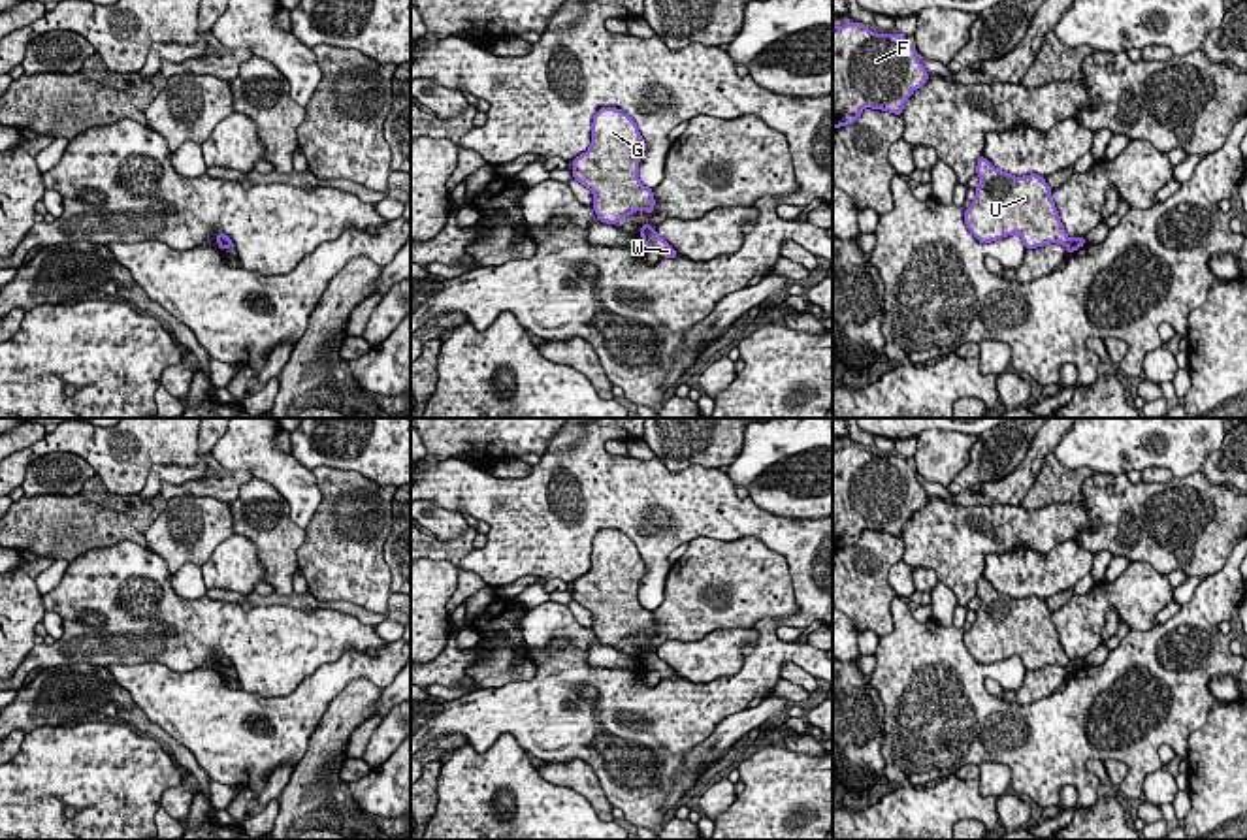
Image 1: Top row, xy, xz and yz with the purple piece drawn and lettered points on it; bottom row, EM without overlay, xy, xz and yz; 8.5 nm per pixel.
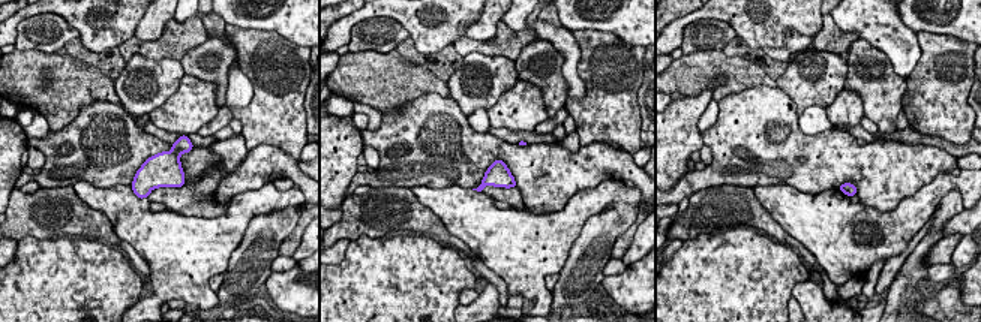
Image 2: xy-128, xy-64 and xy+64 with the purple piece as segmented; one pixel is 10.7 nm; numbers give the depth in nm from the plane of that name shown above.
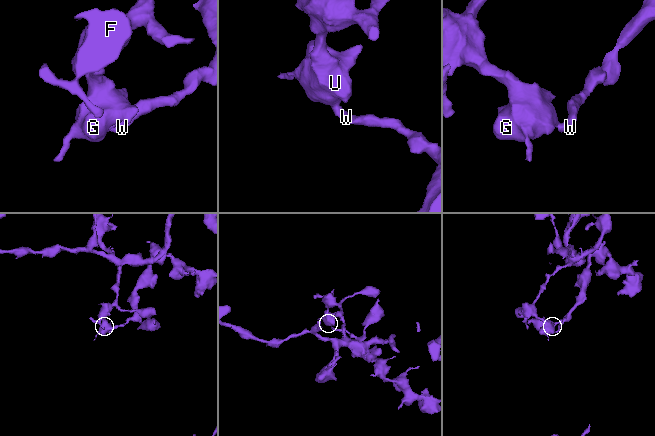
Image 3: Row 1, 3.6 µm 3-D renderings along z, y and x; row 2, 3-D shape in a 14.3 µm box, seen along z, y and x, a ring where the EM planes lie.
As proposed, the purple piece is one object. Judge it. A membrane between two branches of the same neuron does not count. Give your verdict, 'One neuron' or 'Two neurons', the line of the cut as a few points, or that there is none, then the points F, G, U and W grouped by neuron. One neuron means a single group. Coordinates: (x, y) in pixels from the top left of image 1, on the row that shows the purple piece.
Two neurons. Split along xy (219, 242), (230, 243). Groups: F G U / W

